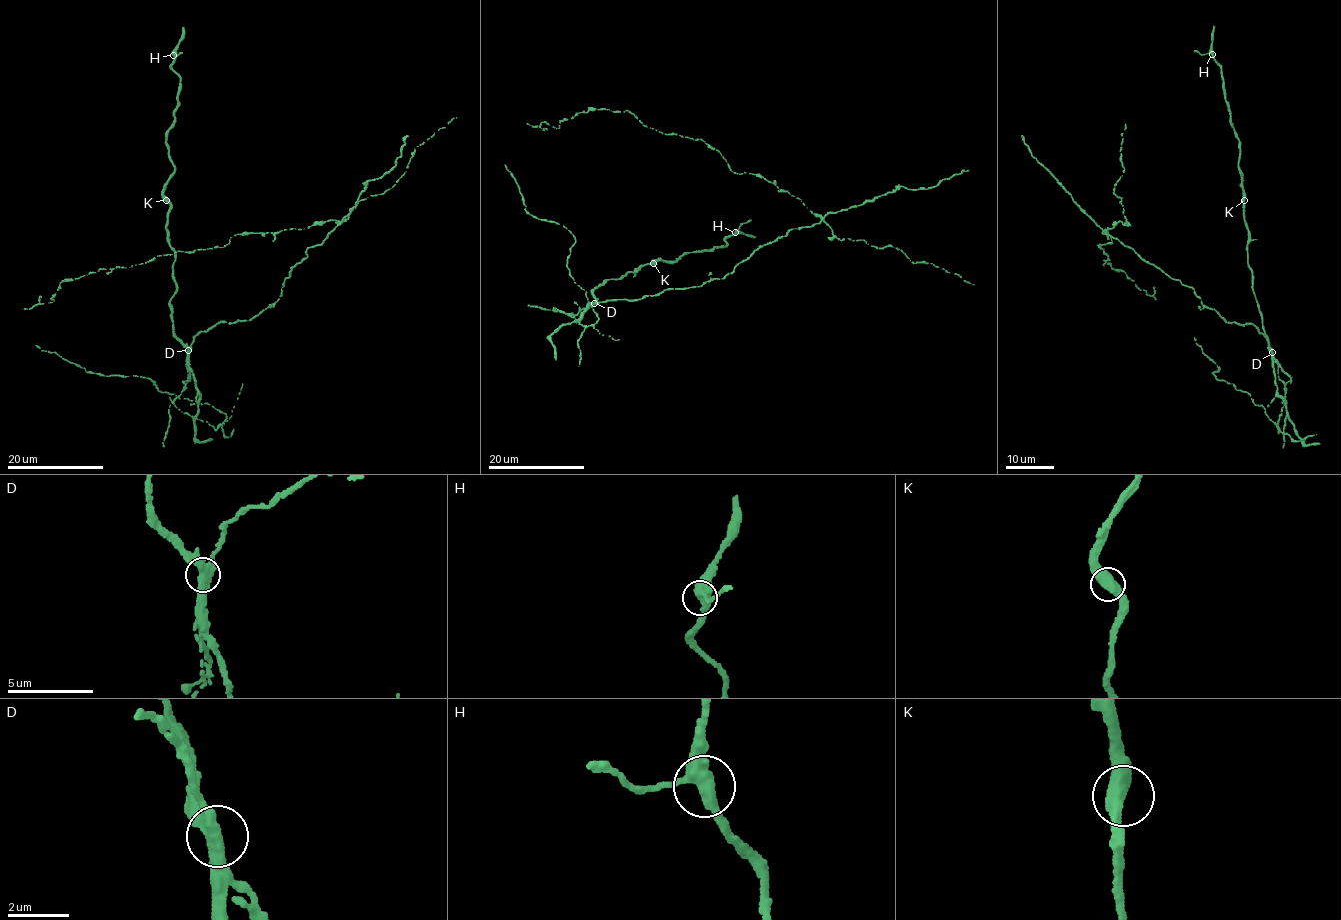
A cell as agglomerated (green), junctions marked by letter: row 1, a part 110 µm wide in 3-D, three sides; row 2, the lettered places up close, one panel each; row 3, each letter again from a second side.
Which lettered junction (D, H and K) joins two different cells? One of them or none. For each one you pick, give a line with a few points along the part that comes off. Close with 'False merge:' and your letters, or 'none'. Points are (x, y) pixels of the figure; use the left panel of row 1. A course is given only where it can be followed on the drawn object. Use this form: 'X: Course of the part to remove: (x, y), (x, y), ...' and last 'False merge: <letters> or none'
False merge: D

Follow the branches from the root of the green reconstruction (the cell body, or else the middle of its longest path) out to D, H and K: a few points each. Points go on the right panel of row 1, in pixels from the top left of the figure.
D: (1201, 301), (1218, 311), (1226, 323), (1255, 325), (1263, 333), (1272, 351)
H: (1201, 301), (1226, 323), (1255, 325), (1270, 348), (1247, 261), (1239, 139), (1220, 66), (1212, 54)
K: (1201, 301), (1218, 311), (1226, 323), (1255, 325), (1263, 333), (1270, 348), (1247, 261), (1244, 200)

